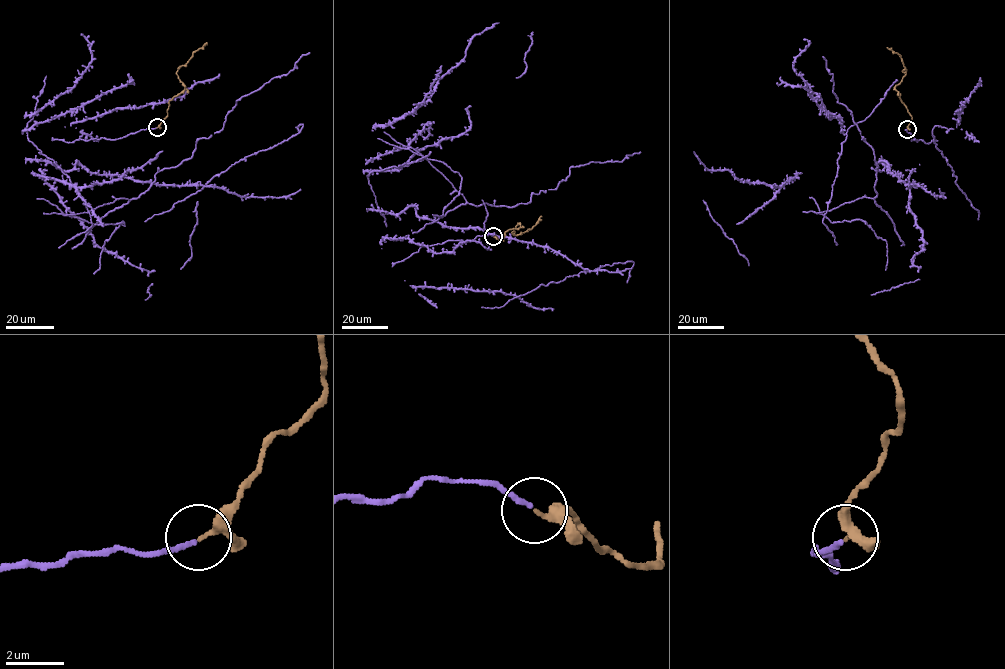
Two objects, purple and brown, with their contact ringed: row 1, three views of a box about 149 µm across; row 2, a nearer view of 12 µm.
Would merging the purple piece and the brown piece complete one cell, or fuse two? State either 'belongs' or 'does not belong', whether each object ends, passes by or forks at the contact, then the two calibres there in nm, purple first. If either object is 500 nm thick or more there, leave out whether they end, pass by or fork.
belongs; purple ends there; brown passes by; 170 nm thick on the purple side, 160 nm on the other

